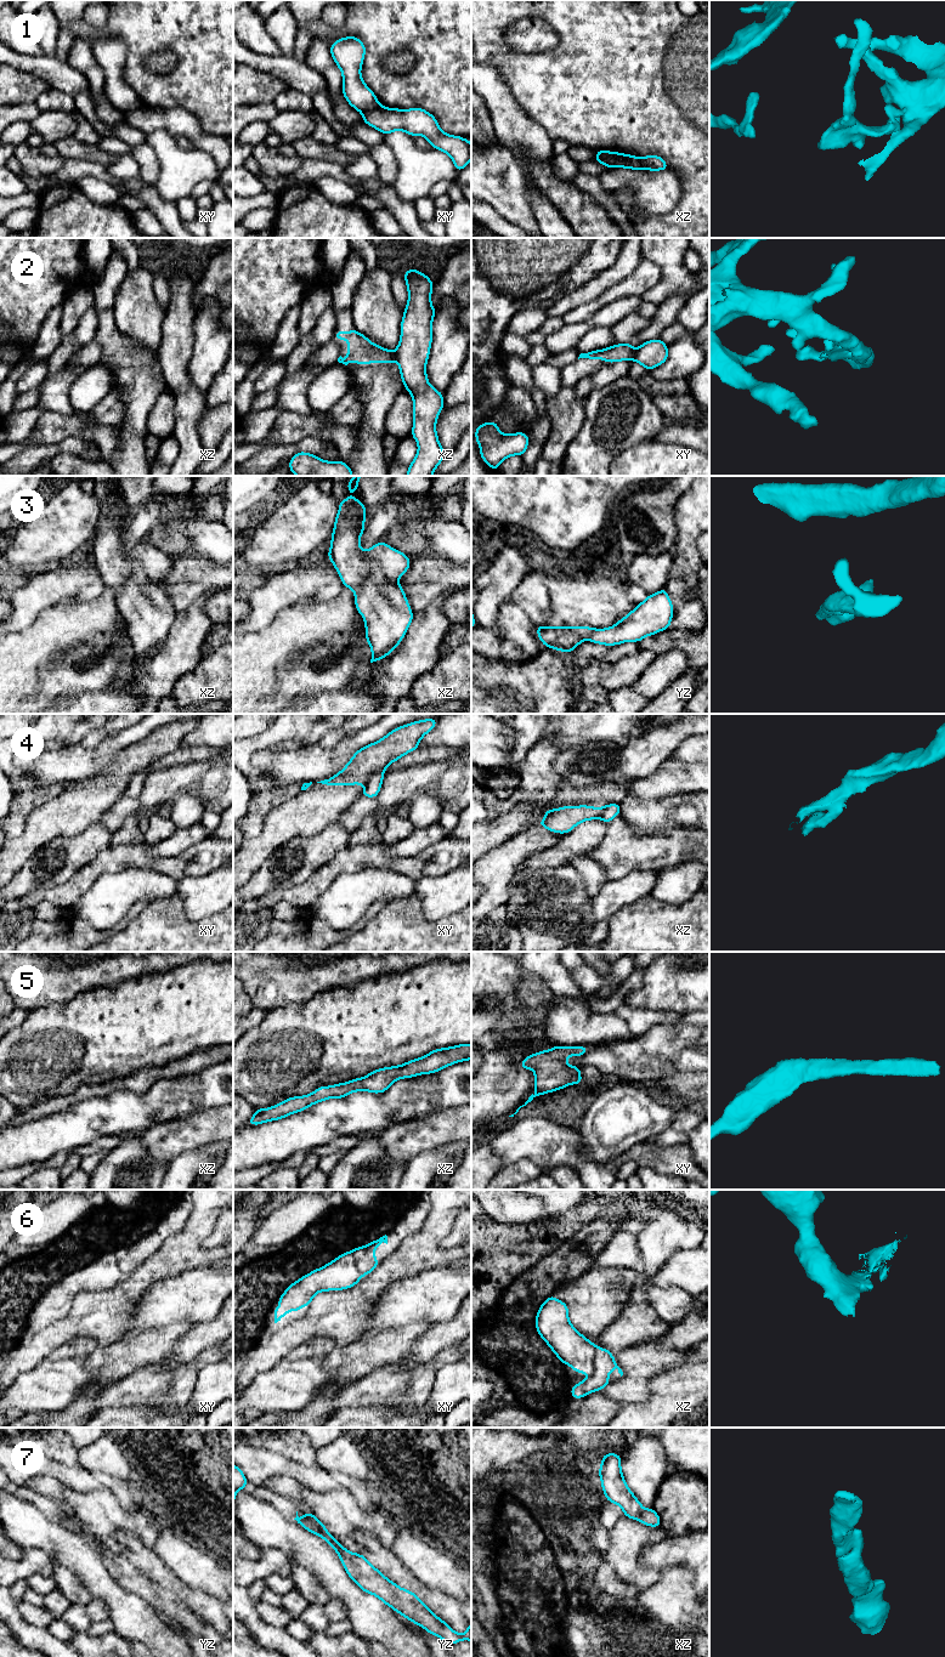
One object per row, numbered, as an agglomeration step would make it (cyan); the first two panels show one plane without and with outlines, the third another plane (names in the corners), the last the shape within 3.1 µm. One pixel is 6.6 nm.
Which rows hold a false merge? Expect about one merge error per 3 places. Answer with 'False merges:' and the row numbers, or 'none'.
False merges: 1, 2, 4, 6

